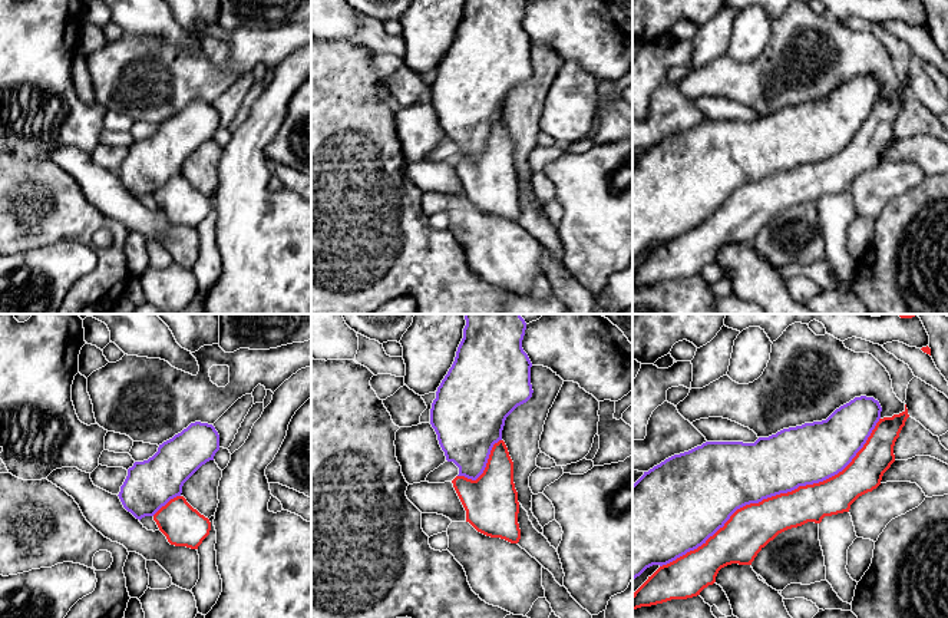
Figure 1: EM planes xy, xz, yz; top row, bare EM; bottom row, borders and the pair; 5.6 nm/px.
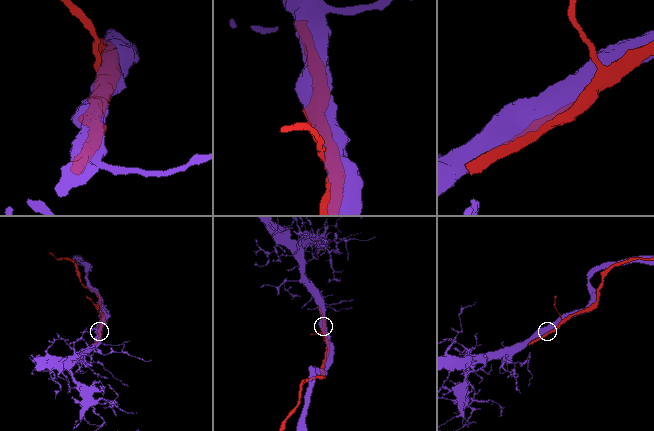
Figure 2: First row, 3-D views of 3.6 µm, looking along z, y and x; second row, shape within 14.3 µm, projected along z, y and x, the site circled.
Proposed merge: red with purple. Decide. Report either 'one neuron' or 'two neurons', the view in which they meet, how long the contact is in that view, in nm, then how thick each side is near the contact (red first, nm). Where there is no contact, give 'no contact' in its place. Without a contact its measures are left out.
one neuron; meets red in yz; contact 1500 nm long; 260 nm thick on the red side, 360 nm on the other

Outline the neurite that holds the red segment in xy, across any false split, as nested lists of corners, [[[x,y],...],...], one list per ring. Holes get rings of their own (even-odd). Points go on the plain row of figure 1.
[[[195,100],[181,112],[159,123],[158,130],[143,141],[135,141],[120,165],[119,178],[136,198],[152,195],[168,221],[198,228],[209,214],[211,201],[181,173],[184,162],[219,129],[219,113],[212,103]]]

